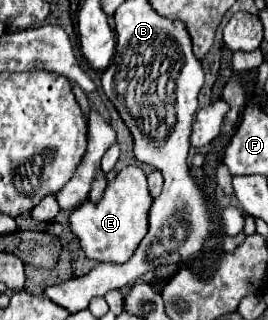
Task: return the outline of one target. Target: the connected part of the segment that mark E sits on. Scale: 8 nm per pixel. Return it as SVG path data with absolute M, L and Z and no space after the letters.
M131 165L117 173L113 181L109 181L103 197L97 203L91 203L89 199L83 201L67 221L67 229L79 239L83 253L93 261L113 261L121 263L127 261L141 243L141 239L147 233L147 213L153 199L147 189L147 177L145 173Z

